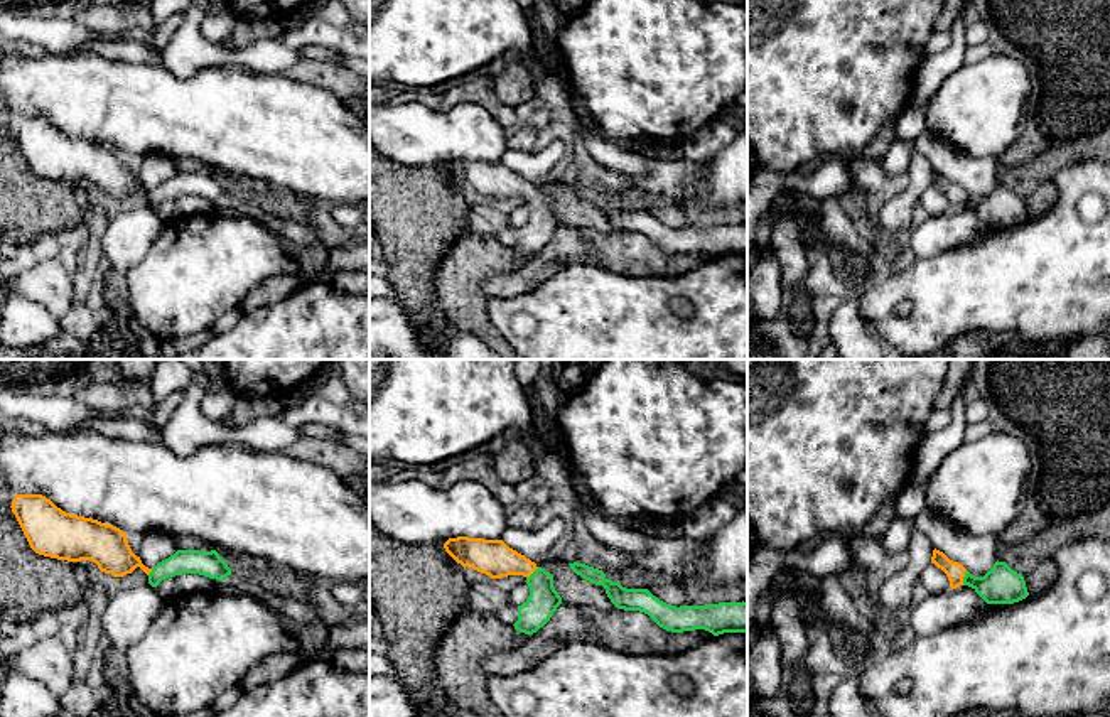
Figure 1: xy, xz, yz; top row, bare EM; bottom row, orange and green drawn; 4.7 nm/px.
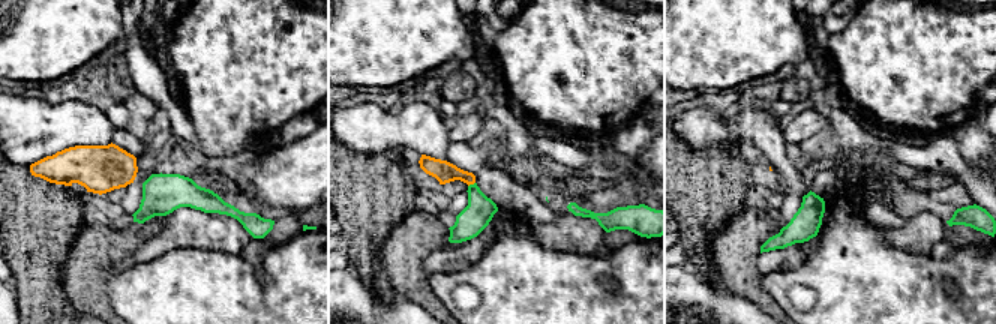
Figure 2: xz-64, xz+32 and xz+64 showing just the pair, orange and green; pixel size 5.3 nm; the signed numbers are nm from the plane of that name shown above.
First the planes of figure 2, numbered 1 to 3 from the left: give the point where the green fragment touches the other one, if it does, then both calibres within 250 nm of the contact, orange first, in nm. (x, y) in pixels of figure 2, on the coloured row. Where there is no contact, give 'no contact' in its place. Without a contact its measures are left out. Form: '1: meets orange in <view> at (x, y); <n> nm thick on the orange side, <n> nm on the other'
1: no contact
2: meets orange in xz+32 at (471, 183); 120 nm thick on the orange side, 160 nm on the other
3: no contact

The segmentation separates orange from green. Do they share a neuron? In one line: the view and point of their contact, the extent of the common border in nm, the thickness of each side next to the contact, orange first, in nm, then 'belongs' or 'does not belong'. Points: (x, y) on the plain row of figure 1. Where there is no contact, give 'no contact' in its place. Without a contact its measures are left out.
contact yz (964, 198); length 80 nm; calibres 90 and 180 nm; belongs

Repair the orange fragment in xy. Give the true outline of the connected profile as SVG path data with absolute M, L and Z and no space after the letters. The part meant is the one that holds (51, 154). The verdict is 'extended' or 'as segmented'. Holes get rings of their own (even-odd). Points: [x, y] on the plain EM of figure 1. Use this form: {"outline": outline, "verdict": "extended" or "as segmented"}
{"outline": "M15 116L10 130L30 170L44 179L91 182L113 199L123 199L140 189L152 209L182 196L199 196L216 202L231 197L231 191L216 172L177 172L148 191L132 174L125 154L93 140L66 135L42 116Z", "verdict": "extended"}

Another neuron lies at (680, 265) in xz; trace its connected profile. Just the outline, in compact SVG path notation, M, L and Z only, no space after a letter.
M683 253L673 255L666 270L661 273L661 278L682 278L687 277L692 270L712 260L714 256L709 253L695 255L695 253Z

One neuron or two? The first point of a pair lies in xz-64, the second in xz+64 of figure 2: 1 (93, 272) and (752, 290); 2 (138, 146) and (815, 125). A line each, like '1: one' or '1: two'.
1: one
2: one

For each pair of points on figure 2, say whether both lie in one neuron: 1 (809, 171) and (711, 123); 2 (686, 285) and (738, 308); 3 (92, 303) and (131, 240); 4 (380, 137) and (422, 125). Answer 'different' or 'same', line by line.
1: same
2: same
3: same
4: same

